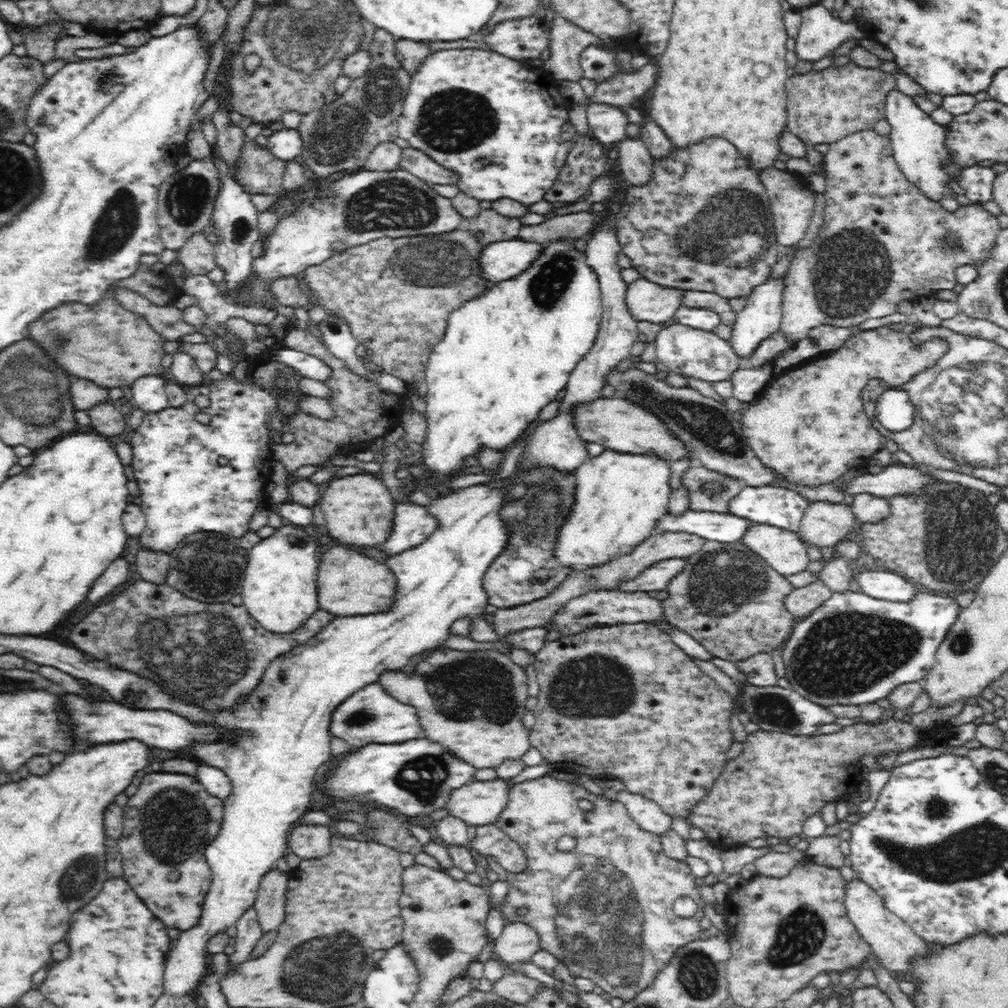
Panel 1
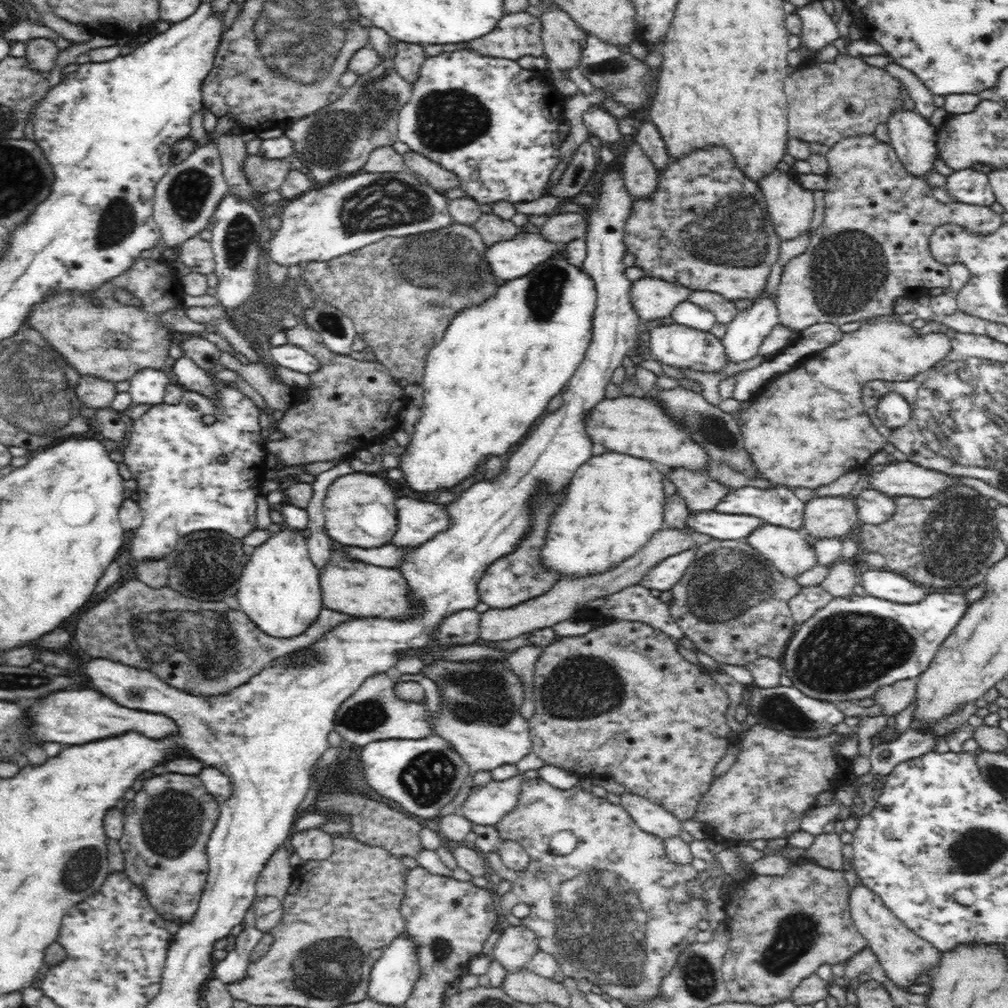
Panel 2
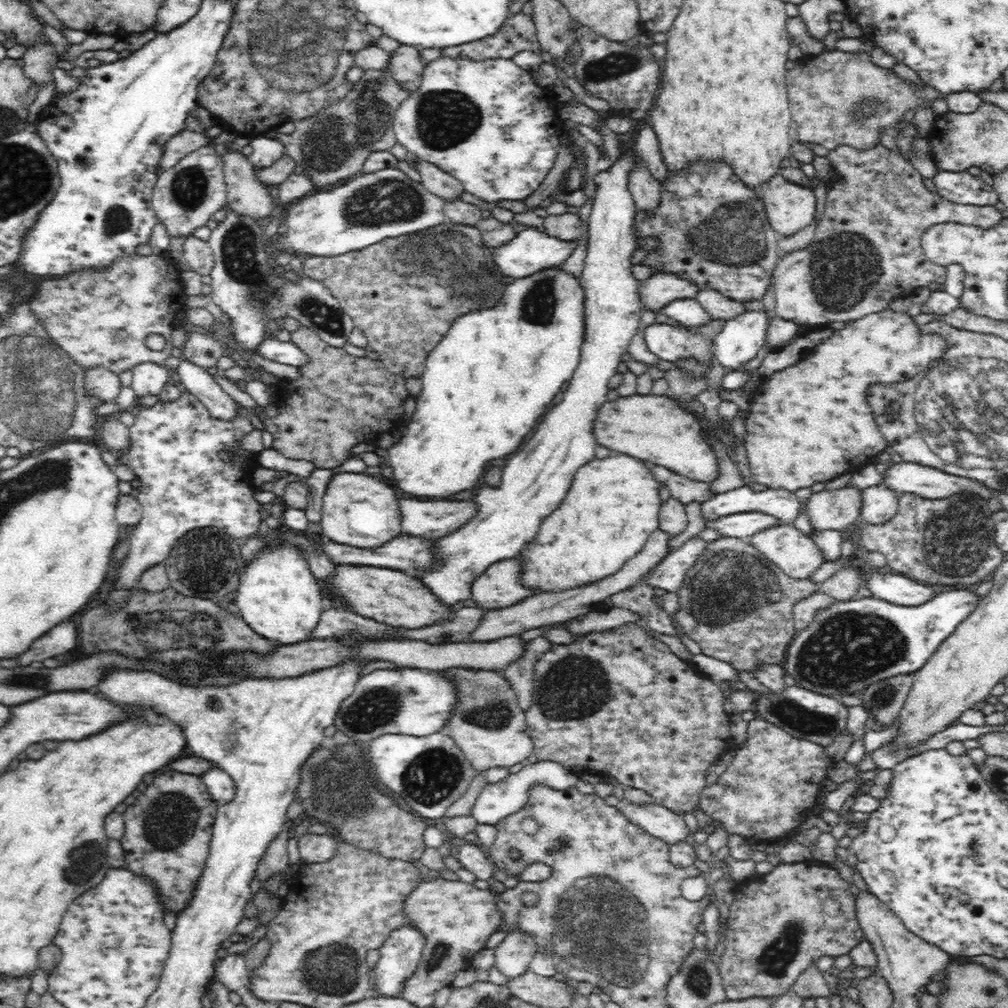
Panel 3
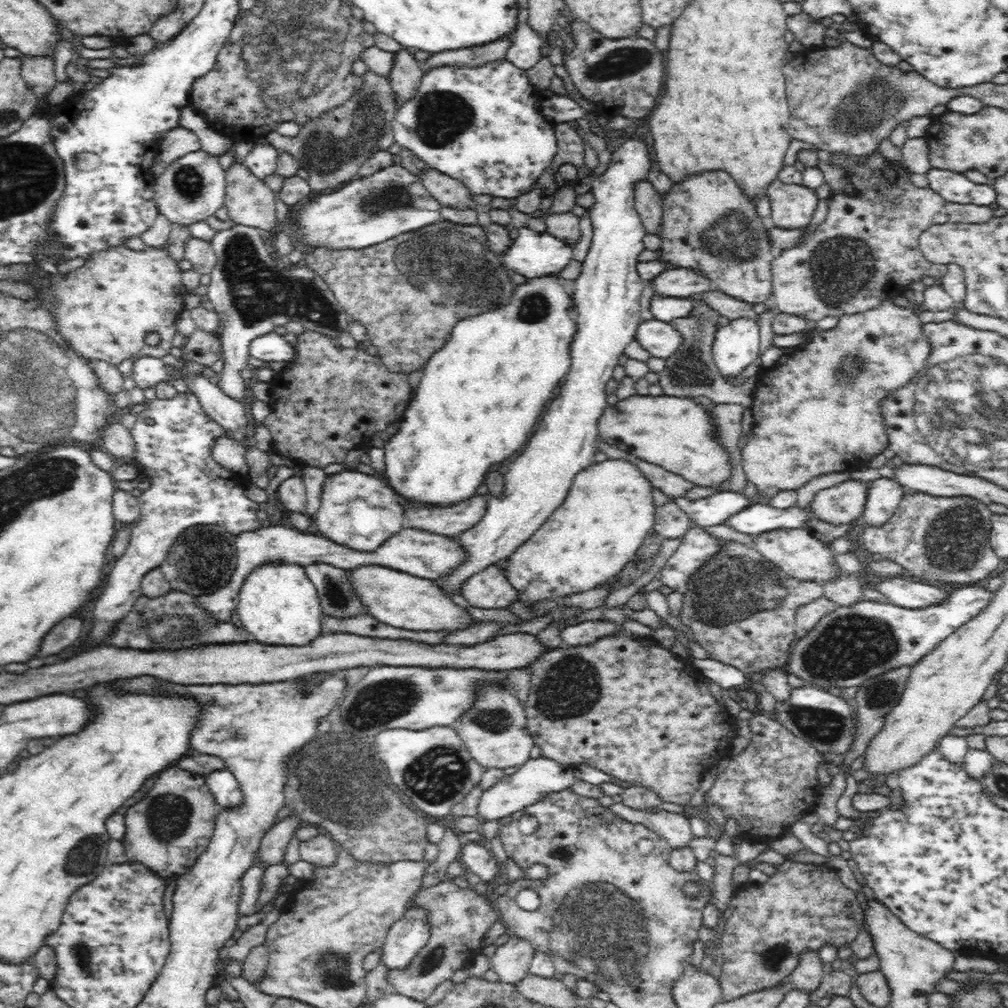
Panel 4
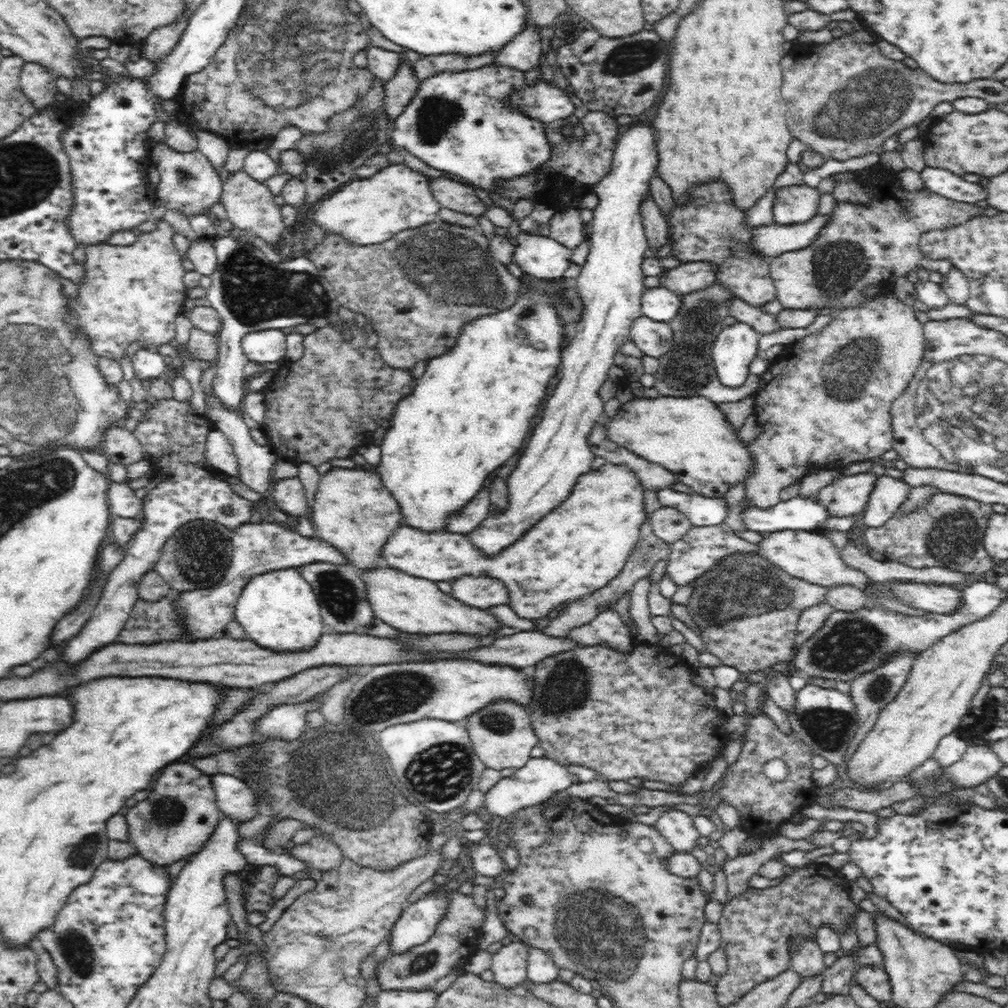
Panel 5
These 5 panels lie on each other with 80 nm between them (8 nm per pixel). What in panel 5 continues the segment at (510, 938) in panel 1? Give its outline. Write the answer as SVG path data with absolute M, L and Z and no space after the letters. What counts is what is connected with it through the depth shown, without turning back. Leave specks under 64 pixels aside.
M516 940L504 945L492 955L491 971L493 980L503 987L515 987L526 981L526 958L528 948Z

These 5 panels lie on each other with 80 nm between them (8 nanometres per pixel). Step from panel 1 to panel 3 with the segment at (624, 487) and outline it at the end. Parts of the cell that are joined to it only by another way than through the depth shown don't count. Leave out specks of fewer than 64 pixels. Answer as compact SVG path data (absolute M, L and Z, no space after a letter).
M613 453L603 459L595 458L588 464L581 466L573 478L566 498L564 498L556 510L552 511L552 514L549 514L543 520L538 534L520 550L519 555L522 556L522 584L525 587L533 588L535 593L565 591L570 590L573 587L592 584L593 582L599 581L600 579L606 578L608 575L619 571L627 560L630 560L630 558L635 554L638 554L640 550L644 548L650 534L658 529L660 507L663 505L663 502L658 495L658 488L660 488L660 483L656 481L655 475L651 473L650 468L646 467L644 461L622 453Z

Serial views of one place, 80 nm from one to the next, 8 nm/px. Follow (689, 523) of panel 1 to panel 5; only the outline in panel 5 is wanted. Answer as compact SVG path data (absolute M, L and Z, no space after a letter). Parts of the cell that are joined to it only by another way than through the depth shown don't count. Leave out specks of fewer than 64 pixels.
M798 495L790 500L781 500L769 509L752 507L741 517L750 530L767 534L781 530L818 530L832 516L819 503L817 496Z

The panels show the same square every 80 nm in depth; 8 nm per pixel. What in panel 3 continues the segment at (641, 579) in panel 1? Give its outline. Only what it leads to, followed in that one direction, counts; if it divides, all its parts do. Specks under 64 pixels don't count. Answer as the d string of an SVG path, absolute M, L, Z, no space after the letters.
M698 534L692 536L680 548L655 566L645 584L677 593L682 588L688 569L692 568L698 558L704 554L708 543L710 542Z

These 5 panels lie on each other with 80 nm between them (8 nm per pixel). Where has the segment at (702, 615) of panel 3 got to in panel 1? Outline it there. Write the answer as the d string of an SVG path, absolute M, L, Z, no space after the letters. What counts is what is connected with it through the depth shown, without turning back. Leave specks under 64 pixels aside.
M708 540L698 553L689 556L686 566L668 584L669 596L668 599L662 601L662 612L665 614L665 620L669 624L692 636L712 657L723 658L726 661L738 664L738 662L744 662L744 660L756 656L756 654L771 654L772 651L782 648L785 644L797 620L785 607L783 600L794 589L794 586L789 583L787 577L778 574L761 556L758 556L753 550L742 544L741 541L728 543Z

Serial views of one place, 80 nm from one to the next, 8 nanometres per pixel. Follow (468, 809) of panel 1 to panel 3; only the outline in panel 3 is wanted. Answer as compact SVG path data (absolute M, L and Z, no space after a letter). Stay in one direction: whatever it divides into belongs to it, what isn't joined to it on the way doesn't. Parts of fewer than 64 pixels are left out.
M538 760L534 763L524 762L523 767L516 774L509 774L501 782L487 784L484 790L479 794L476 803L472 809L472 816L479 824L496 825L500 819L506 818L515 812L518 812L529 801L529 789L532 786L548 786L553 790L567 790L576 787L580 776L560 763L548 760Z

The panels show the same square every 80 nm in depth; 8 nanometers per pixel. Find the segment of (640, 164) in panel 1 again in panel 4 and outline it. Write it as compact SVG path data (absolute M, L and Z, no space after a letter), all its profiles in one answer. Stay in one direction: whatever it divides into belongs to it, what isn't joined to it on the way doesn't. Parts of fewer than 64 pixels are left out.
M647 180L640 182L634 192L636 198L636 211L640 216L642 225L648 235L658 235L662 222L661 210L663 198Z

